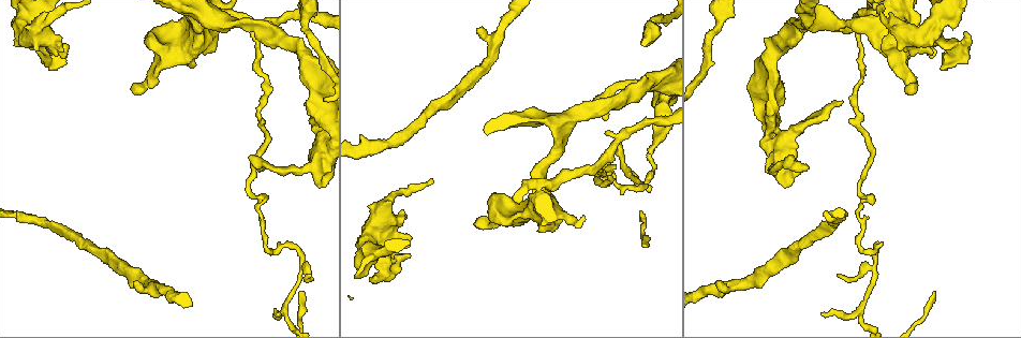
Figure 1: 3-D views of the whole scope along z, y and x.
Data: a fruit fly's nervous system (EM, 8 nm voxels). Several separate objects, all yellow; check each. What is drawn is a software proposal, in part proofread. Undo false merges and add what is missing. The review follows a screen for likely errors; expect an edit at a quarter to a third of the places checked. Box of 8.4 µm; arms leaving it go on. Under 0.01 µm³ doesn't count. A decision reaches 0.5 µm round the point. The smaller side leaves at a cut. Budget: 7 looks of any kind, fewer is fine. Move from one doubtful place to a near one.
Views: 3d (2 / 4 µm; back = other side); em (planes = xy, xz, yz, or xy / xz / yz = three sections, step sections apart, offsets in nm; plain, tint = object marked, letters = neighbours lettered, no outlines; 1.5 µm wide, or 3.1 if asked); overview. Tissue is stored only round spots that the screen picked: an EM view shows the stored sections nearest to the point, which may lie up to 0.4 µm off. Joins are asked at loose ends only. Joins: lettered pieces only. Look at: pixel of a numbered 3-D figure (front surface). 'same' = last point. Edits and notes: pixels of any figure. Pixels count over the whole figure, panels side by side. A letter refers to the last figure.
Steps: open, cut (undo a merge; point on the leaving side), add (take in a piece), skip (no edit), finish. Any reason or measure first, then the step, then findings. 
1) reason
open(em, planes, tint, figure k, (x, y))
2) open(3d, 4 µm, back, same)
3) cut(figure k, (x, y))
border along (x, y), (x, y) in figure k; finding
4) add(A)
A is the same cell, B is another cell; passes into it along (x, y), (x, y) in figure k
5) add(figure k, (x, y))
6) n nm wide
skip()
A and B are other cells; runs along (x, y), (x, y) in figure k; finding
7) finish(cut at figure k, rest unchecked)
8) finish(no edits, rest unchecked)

an open end
open(3d, 4 µm, figure 1, (718, 282))

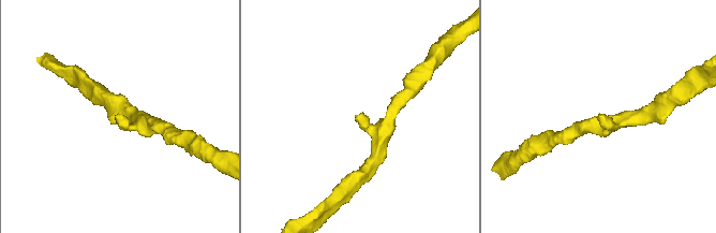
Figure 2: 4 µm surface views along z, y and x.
open(em, xz, step 4, tint, figure 2, (118, 113))

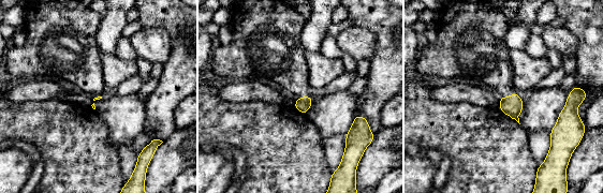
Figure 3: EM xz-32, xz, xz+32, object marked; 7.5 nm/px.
open(em, planes, letters, same)

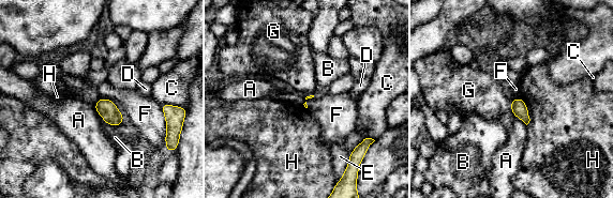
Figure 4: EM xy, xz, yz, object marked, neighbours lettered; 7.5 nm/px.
add(figure 4, (480, 92))
G is the same cell, A, B, C, D, E, F and H are other cells; passes into it along (520, 109), (511, 104), (480, 92) in figure 4; the cell continues

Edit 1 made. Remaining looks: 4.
branch stops here
open(3d, 4 µm, back, figure 1, (797, 174))

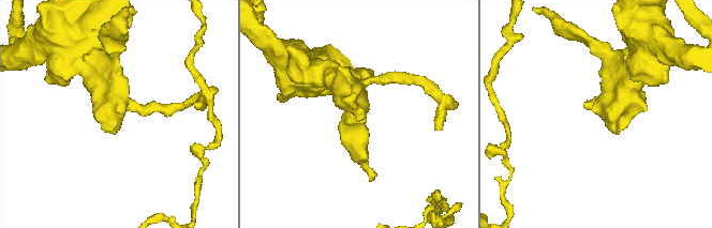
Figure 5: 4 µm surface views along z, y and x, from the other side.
shape alone is not enough
open(em, planes, letters, figure 5, (594, 110))

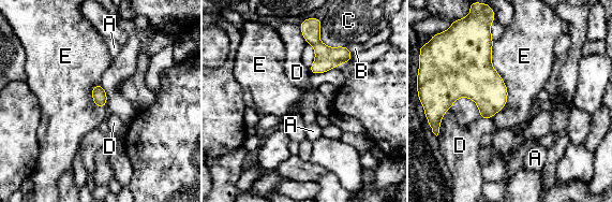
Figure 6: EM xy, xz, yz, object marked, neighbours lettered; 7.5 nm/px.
E touches over 600 nm
skip()
A, B, C, D and E are other cells; no lettered piece goes on from it

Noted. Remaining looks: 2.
branch point
open(em, xz, step 4, tint, figure 1, (597, 166))

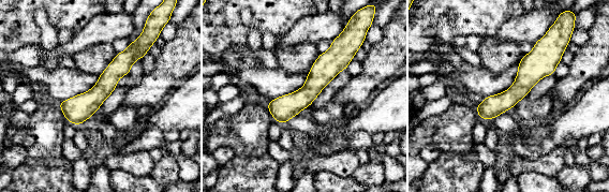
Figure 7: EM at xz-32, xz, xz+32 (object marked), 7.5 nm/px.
open(em, planes, letters, same)

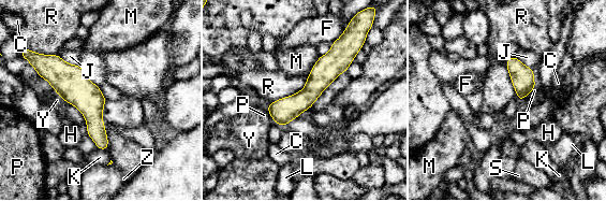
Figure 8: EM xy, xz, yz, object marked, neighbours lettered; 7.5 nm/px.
180 nm wide; R touches over 400 nm
skip()
C, F, H, J, K, L, M, P, R, S, Y and Z are other cells; all the same cell

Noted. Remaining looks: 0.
finish(add at figure 4, rest unchecked)

